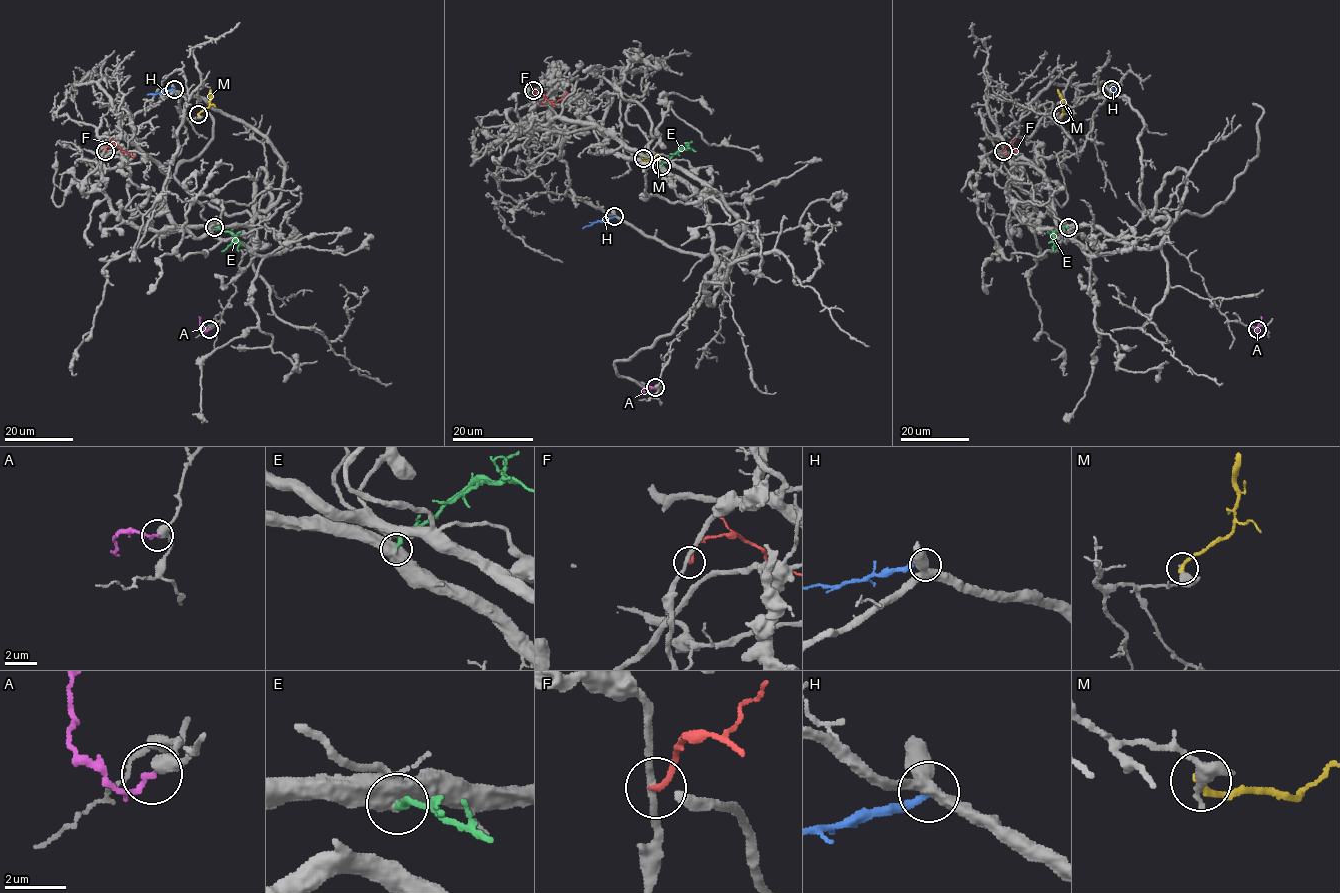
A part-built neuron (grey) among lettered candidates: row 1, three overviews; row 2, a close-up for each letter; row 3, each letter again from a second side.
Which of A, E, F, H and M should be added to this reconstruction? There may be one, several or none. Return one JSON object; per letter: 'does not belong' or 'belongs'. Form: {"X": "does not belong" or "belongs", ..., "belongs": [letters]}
{"A": "does not belong", "E": "belongs", "F": "does not belong", "H": "does not belong", "M": "does not belong", "belongs": ["E"]}

